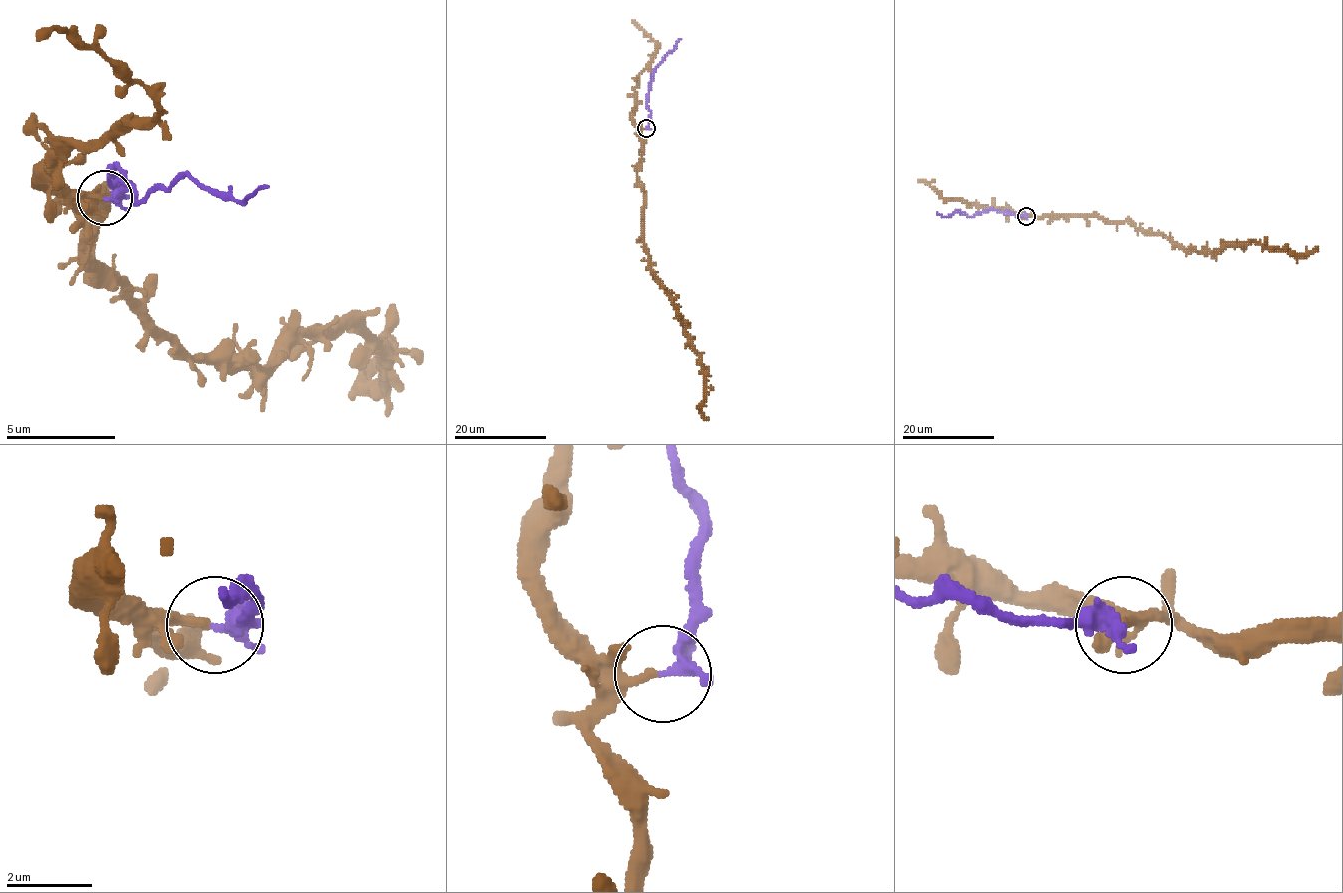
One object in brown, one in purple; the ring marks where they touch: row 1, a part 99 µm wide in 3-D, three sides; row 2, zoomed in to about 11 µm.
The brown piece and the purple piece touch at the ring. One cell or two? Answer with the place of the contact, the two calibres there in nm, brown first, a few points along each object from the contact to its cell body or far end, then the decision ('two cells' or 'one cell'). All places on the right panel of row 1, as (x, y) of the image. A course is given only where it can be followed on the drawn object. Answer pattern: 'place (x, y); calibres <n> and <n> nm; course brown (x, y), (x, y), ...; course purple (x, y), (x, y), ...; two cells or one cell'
place (1026, 216); calibres 220 and 240 nm; course brown (1026, 216), (1130, 222), (1187, 249), (1220, 251), (1252, 242), (1310, 254), (1318, 247); course purple (1026, 216), (989, 209), (970, 216), (957, 211), (946, 216), (936, 214); two cells

